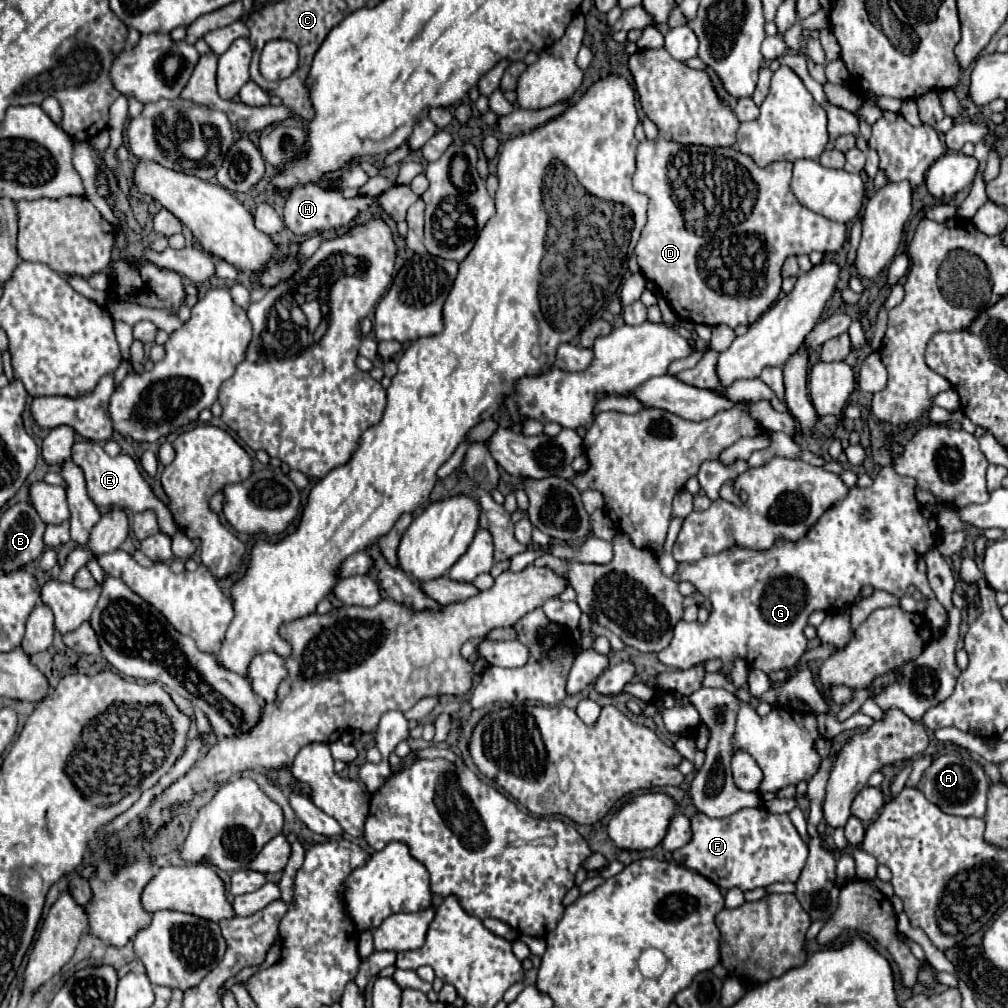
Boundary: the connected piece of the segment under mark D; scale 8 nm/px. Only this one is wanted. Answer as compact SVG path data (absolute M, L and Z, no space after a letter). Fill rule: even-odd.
M660 136L658 140L644 140L638 144L638 156L636 156L636 174L634 174L634 190L642 192L650 198L648 202L648 222L646 228L642 230L642 236L636 244L636 258L640 264L640 270L646 278L650 278L660 294L668 300L670 308L674 310L674 314L680 320L688 320L694 324L708 324L708 326L720 326L726 324L730 328L736 328L738 324L754 324L762 312L766 312L776 300L778 294L782 290L782 282L780 282L780 270L782 264L788 256L798 256L798 254L810 254L810 252L822 252L822 254L834 254L840 252L848 240L848 232L844 224L832 222L816 212L810 212L806 206L802 206L796 196L790 190L790 178L792 178L792 162L780 160L780 162L772 162L766 168L756 166L756 162L748 156L742 154L736 148L708 148L708 146L682 146L676 142L670 142L668 138Z

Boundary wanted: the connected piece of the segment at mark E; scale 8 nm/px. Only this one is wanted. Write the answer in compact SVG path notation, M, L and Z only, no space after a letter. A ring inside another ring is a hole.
M80 440L74 444L72 448L72 460L84 470L84 476L86 476L86 486L88 486L88 496L90 500L96 504L96 506L116 506L116 508L122 508L122 510L130 510L130 512L146 512L146 510L152 510L158 518L158 526L160 526L160 532L168 534L168 536L174 536L180 528L170 512L170 508L160 500L156 498L152 486L144 480L138 464L126 456L126 454L118 454L114 458L110 458L102 444L100 442L92 442L92 440Z

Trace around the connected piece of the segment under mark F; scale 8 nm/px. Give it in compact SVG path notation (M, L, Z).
M764 806L742 808L718 820L694 814L690 822L692 840L674 850L672 856L678 864L696 870L724 890L734 886L740 890L754 890L774 882L796 882L808 858L808 844L802 840L788 814L772 814Z

